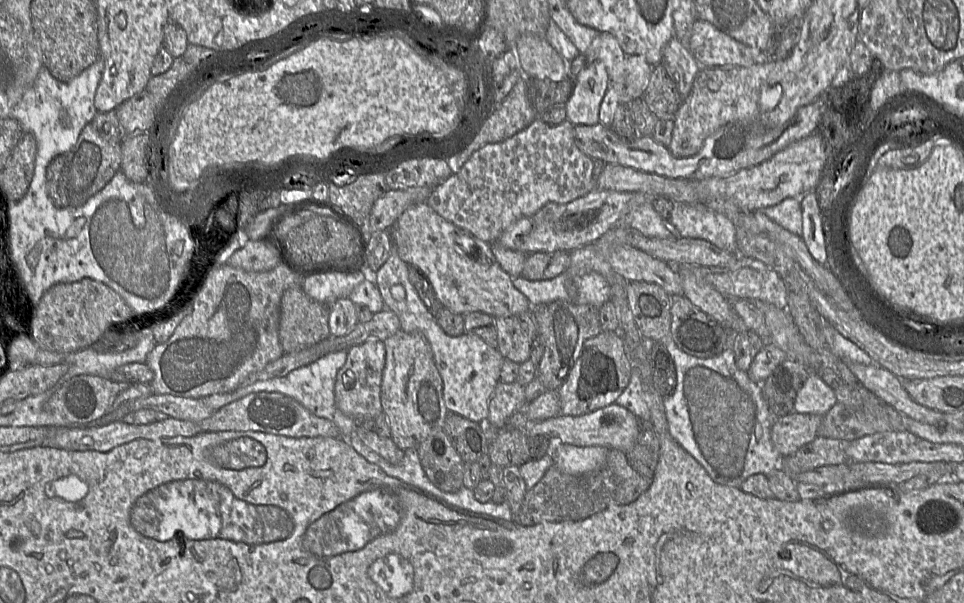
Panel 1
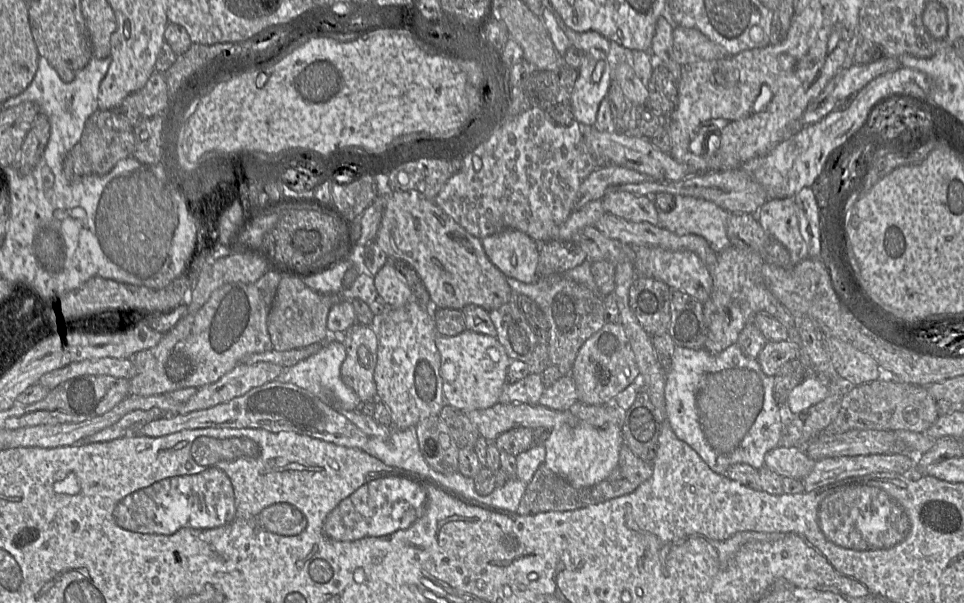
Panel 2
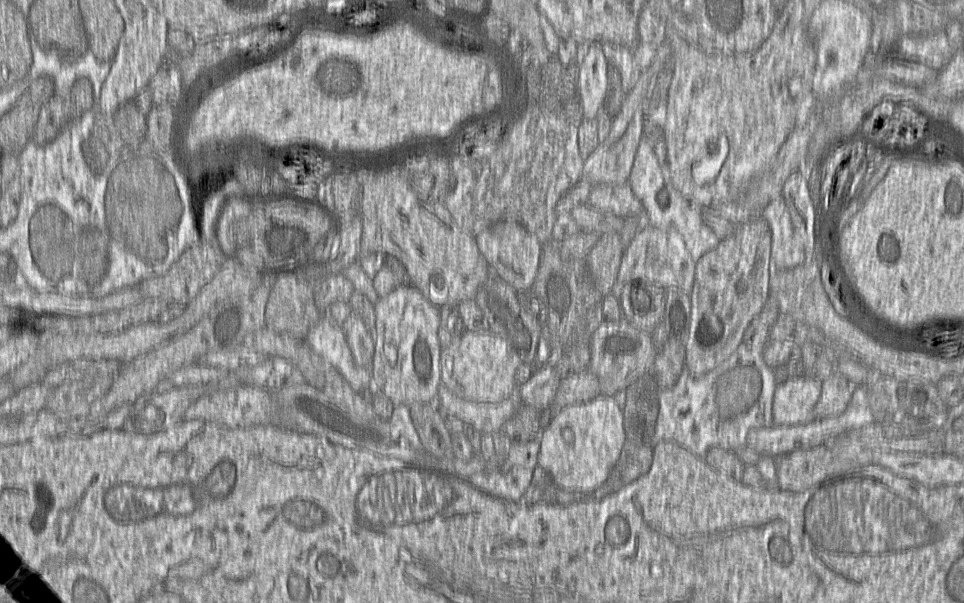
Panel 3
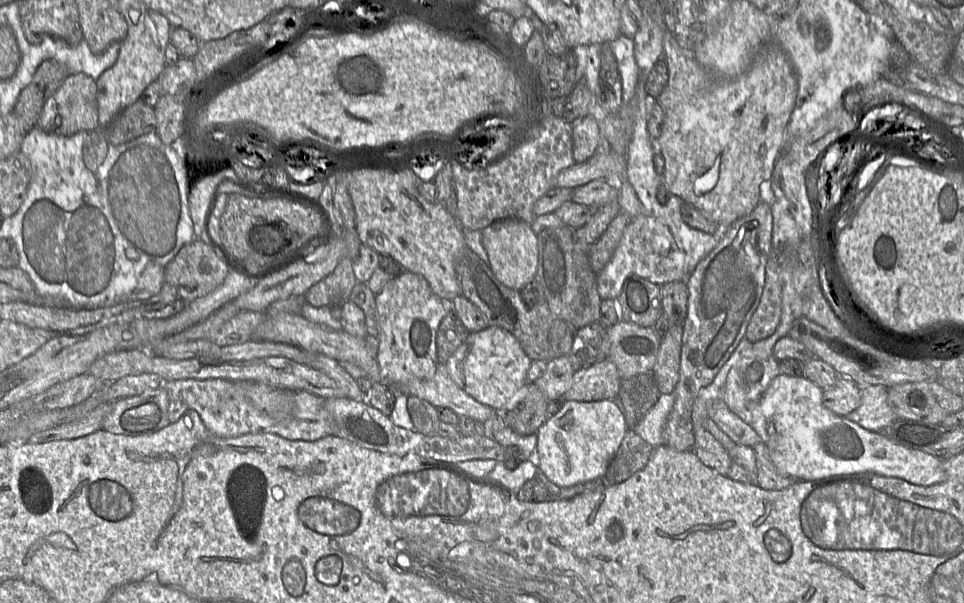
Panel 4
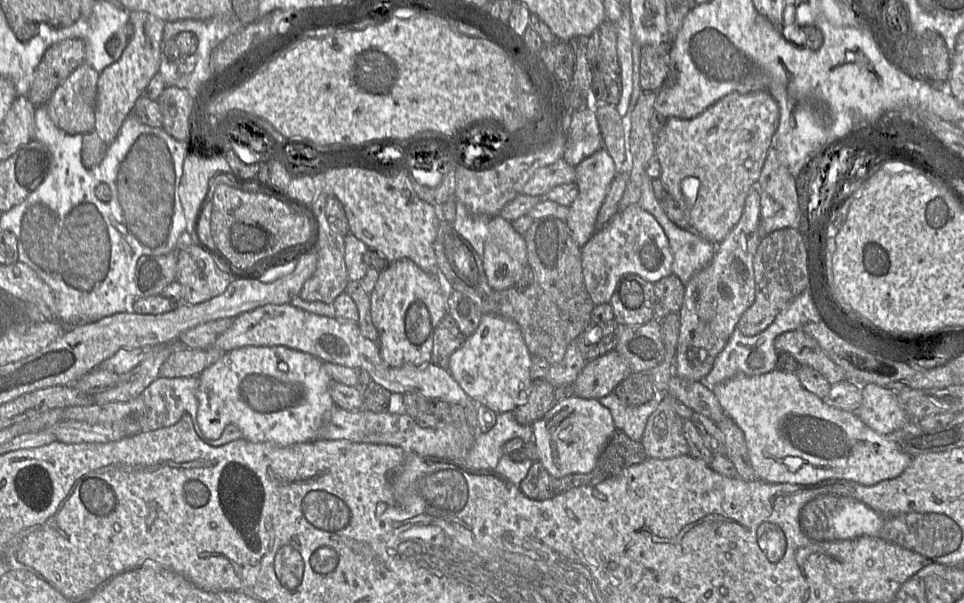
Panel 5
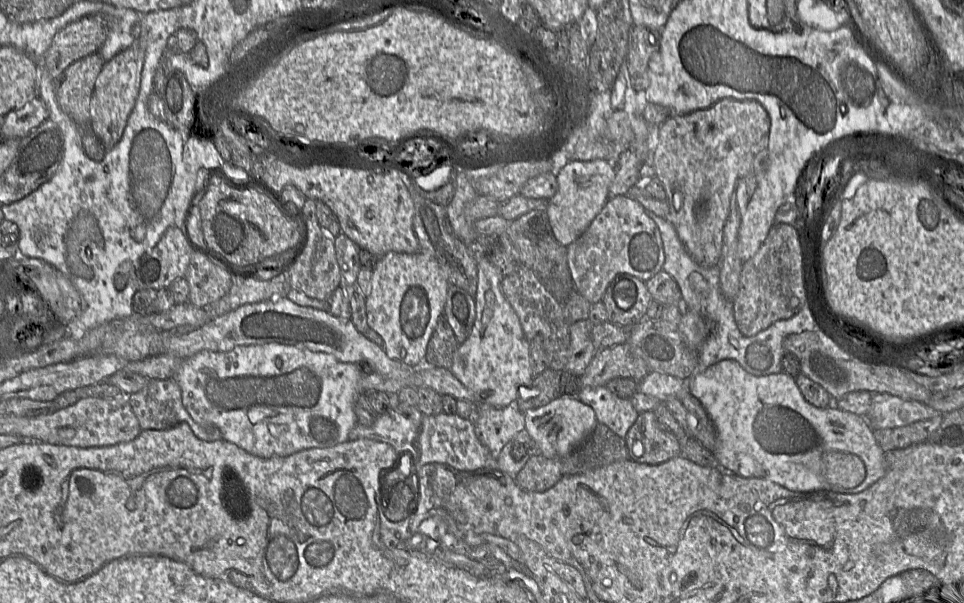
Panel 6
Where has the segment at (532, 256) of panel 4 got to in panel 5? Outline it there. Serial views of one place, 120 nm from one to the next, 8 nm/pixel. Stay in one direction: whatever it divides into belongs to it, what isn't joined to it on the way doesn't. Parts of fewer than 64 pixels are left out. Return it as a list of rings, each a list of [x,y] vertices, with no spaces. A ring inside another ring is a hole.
[[[499,214],[491,216],[488,236],[484,244],[483,269],[488,285],[496,291],[517,286],[523,270],[528,264],[525,239],[514,230],[511,222],[502,218]]]

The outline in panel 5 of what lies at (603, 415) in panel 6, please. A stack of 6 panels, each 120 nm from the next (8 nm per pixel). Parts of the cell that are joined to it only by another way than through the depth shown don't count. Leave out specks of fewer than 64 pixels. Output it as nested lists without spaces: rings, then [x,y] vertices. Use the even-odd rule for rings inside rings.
[[[614,392],[598,399],[603,406],[610,410],[615,427],[638,442],[641,441],[649,416],[657,409],[662,400],[662,397],[657,396],[642,405],[627,406]]]

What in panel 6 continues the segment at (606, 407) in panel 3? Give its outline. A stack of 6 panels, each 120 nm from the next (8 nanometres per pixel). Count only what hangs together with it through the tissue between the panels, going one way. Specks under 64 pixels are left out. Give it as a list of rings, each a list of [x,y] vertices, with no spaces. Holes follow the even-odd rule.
[[[558,397],[548,404],[524,413],[525,429],[538,444],[541,455],[560,458],[569,455],[591,434],[598,421],[595,411],[577,397]]]

